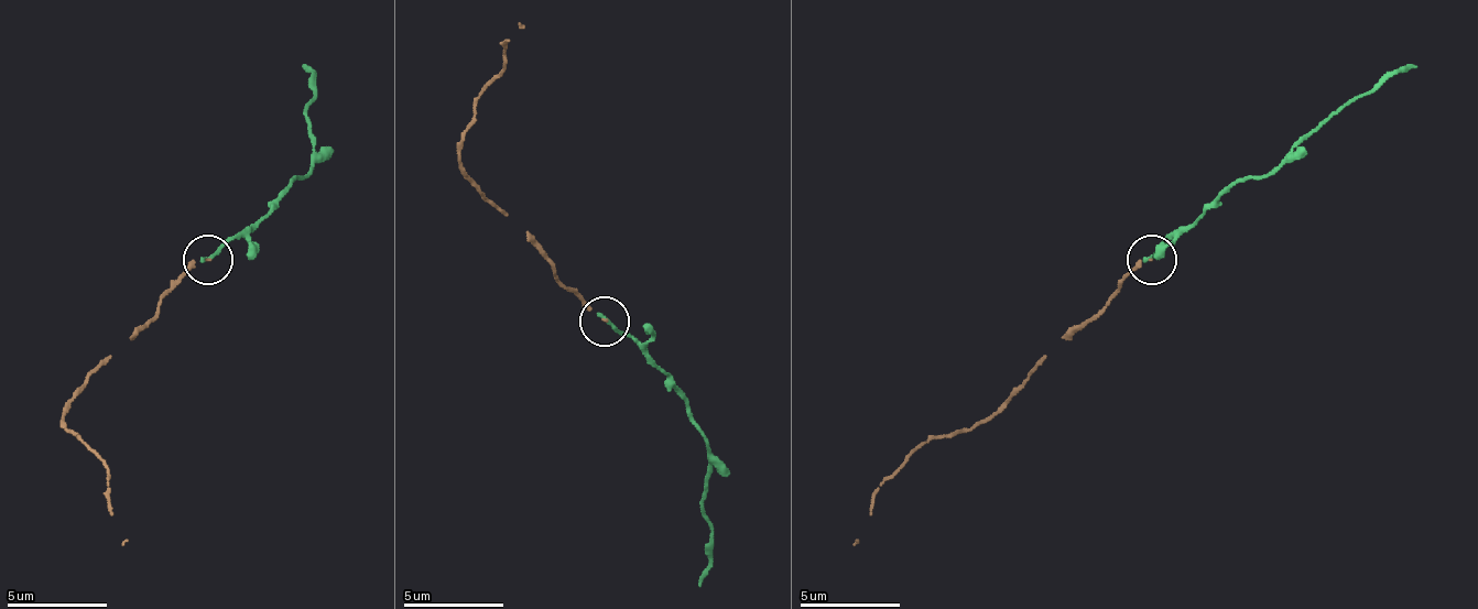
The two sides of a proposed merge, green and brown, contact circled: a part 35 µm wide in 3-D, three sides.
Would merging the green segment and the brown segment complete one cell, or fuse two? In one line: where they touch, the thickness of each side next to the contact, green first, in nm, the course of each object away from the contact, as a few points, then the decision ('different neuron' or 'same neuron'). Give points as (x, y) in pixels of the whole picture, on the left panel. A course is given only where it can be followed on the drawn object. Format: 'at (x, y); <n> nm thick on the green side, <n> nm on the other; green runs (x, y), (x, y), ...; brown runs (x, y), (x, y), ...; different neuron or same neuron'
at (208, 260); 200 nm thick on the green side, 50 nm on the other; green runs (209, 258), (310, 173), (314, 138), (304, 108), (314, 98), (304, 67); brown runs (209, 258), (194, 258), (64, 413), (79, 438), (109, 469), (109, 499), (125, 544); same neuron

